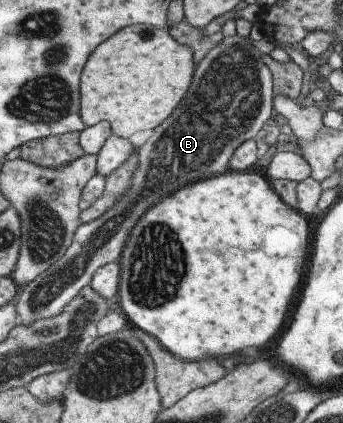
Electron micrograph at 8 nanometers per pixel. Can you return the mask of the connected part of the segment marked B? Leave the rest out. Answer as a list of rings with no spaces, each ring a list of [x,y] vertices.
[[[237,34],[222,38],[198,62],[188,92],[179,101],[171,116],[154,130],[140,148],[138,152],[140,165],[135,171],[128,193],[102,217],[82,223],[66,254],[55,261],[49,270],[39,275],[31,284],[21,288],[17,307],[21,324],[29,324],[32,320],[48,318],[63,312],[63,308],[69,304],[69,300],[73,300],[85,286],[92,282],[94,274],[99,269],[109,263],[119,262],[134,226],[157,202],[161,202],[190,182],[201,181],[229,170],[229,160],[233,156],[235,148],[243,141],[254,138],[265,120],[270,117],[273,107],[272,78],[267,65],[263,64],[266,57],[246,40],[249,38],[243,38]]]

